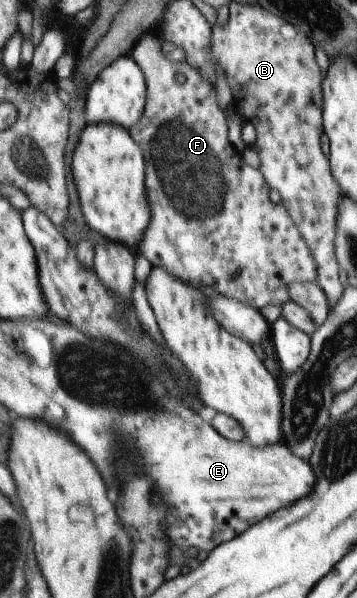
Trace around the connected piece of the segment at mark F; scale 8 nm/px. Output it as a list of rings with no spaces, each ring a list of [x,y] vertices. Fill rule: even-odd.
[[[156,32],[149,33],[147,36],[136,39],[131,51],[131,57],[135,60],[135,64],[141,68],[146,82],[146,106],[139,120],[139,124],[135,124],[130,130],[130,136],[135,140],[135,143],[141,148],[144,160],[146,163],[145,172],[145,188],[147,188],[147,200],[151,206],[151,222],[147,232],[143,234],[143,240],[139,242],[138,251],[143,255],[155,268],[165,268],[171,276],[175,278],[185,279],[187,284],[203,284],[203,286],[212,286],[222,294],[223,297],[237,299],[242,303],[247,303],[249,306],[260,310],[265,305],[272,304],[282,307],[285,303],[291,301],[288,286],[298,282],[315,283],[318,278],[316,270],[316,262],[311,254],[310,248],[307,246],[306,240],[300,233],[300,230],[295,226],[293,219],[289,216],[287,209],[283,203],[274,203],[270,199],[271,187],[264,179],[262,172],[247,164],[243,164],[241,160],[241,152],[235,150],[227,138],[227,120],[226,114],[217,103],[217,93],[215,88],[209,86],[209,82],[205,82],[201,78],[201,74],[196,69],[191,68],[187,62],[172,62],[161,52],[161,44],[163,40],[159,38]],[[178,74],[185,76],[184,84],[179,84],[176,81]]]

